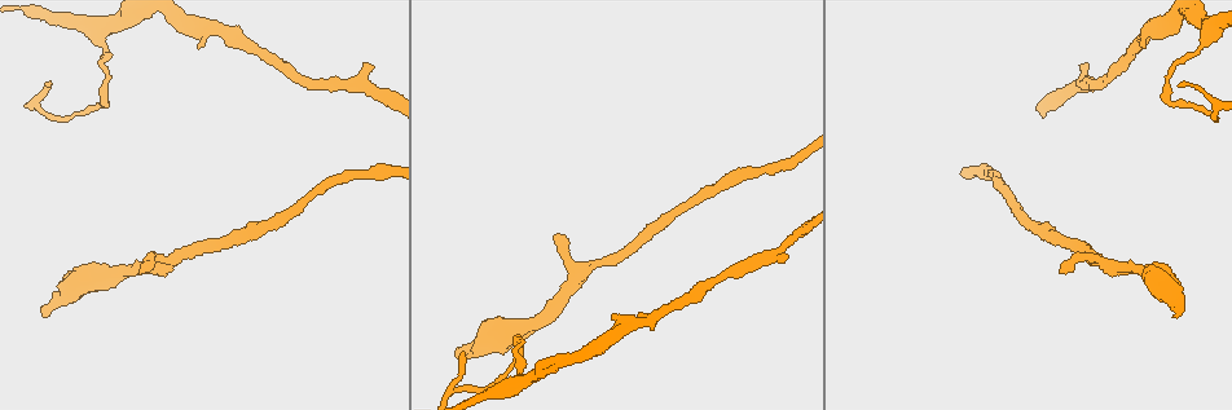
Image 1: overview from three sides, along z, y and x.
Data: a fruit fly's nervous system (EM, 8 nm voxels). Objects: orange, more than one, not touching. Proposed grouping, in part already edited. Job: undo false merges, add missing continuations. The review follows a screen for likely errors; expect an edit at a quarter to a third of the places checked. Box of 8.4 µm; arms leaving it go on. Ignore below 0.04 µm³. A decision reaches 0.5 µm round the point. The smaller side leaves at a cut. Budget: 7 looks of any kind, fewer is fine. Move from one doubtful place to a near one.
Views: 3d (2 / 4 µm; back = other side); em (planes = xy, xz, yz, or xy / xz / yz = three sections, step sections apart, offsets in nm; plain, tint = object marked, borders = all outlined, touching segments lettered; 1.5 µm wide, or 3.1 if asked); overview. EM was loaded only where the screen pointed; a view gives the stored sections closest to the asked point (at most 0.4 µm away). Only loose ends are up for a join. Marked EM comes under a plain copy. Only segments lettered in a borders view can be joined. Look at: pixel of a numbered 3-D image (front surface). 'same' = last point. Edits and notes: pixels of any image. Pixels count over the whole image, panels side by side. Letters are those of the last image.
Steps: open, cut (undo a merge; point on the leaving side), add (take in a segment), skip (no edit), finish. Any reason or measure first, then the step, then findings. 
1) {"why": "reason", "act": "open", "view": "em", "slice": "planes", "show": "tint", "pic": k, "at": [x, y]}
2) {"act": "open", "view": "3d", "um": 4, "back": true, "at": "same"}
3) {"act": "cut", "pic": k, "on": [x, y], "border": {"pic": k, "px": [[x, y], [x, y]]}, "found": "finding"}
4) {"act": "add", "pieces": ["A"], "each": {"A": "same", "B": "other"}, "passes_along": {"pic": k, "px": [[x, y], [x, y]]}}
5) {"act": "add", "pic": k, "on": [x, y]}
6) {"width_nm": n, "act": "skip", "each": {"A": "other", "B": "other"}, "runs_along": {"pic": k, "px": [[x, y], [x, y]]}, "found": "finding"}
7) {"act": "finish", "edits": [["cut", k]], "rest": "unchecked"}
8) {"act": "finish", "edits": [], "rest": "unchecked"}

{"why": "abrupt turn", "act": "open", "view": "em", "slice": "yz", "step": 4, "show": "borders", "pic": 1, "at": [102, 30]}

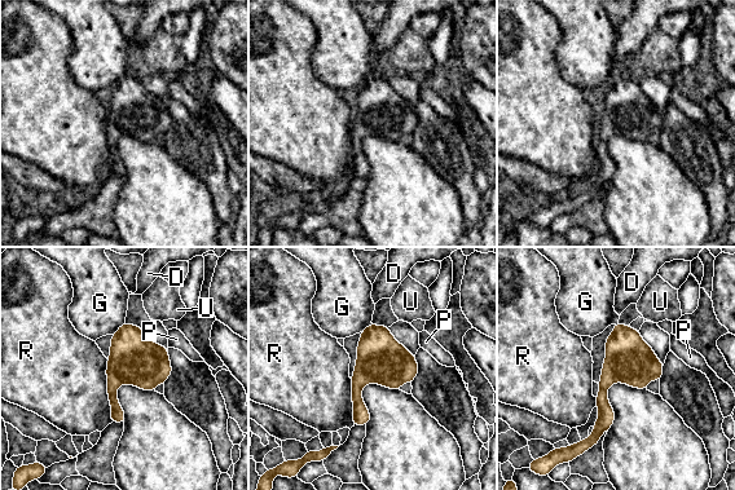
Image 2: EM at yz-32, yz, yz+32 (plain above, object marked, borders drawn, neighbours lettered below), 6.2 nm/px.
{"longest_contact_nm": ["R", 400], "act": "skip", "each": {"D": "other", "G": "other", "P": "other", "R": "other", "U": "other"}, "found": "continuous, no second neuron"}

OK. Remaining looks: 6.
{"why": "free end", "act": "open", "view": "em", "slice": "planes", "show": "borders", "pic": 1, "at": [458, 347]}

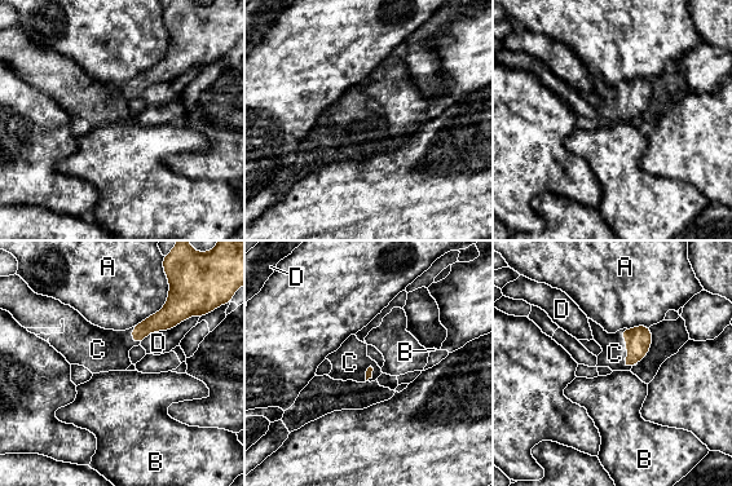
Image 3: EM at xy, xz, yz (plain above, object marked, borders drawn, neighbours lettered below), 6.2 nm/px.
{"act": "add", "pieces": ["C"], "each": {"A": "other", "B": "other", "C": "same", "D": "other"}, "passes_along": {"pic": 3, "px": [[638, 340], [627, 352], [614, 353]]}, "found": "it goes on there"}

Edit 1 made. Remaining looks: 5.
{"why": "see it whole again", "act": "open", "view": "overview"}

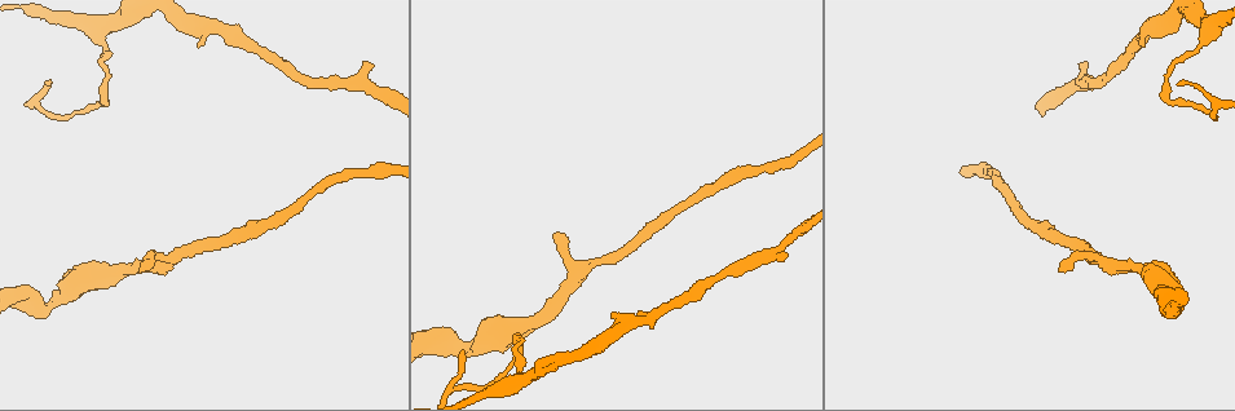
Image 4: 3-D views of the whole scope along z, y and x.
{"why": "branch stops here", "act": "open", "view": "em", "slice": "planes", "show": "borders", "pic": 4, "at": [1144, 47]}

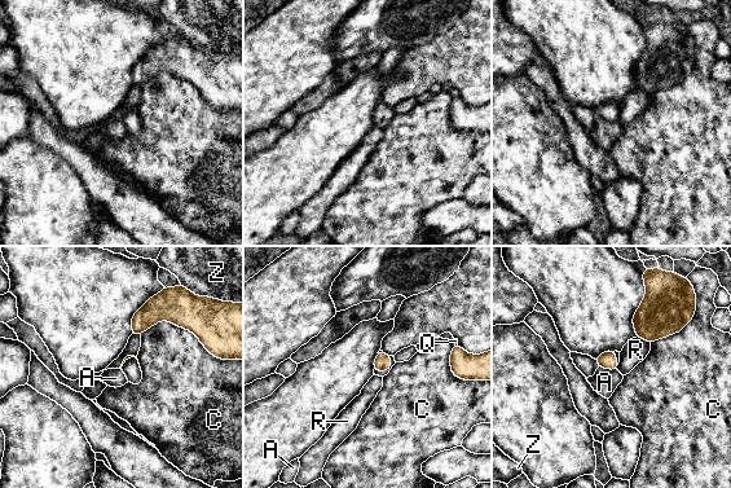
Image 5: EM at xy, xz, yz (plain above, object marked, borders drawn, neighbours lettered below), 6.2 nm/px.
{"act": "skip", "each": {"A": "other", "C": "other", "Q": "other", "R": "other", "Z": "other"}, "border": {"pic": 5, "px": [[598, 366], [616, 370]]}, "found": "no lettered segment goes on from it"}

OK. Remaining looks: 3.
{"act": "finish", "edits": [["add", 3]], "rest": "unchecked"}

